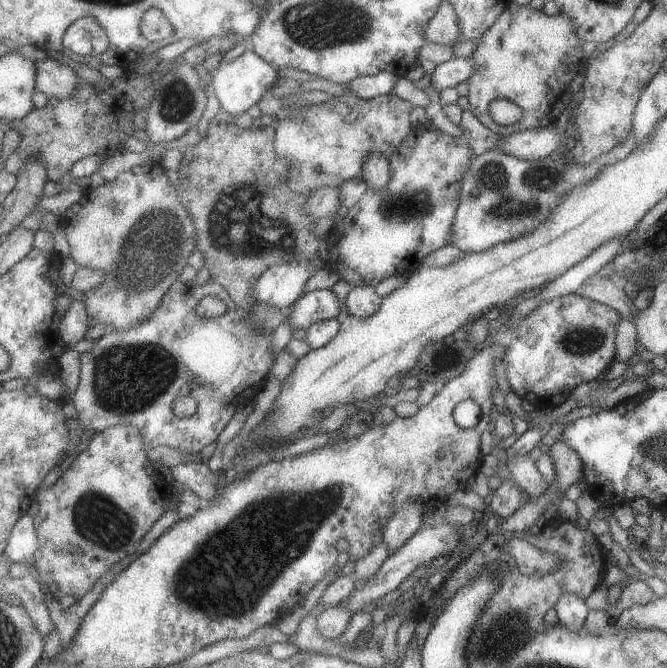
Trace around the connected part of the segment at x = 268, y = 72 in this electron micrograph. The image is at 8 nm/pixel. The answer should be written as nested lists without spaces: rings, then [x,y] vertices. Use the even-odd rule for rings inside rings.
[[[247,50],[243,56],[233,62],[219,62],[209,74],[212,76],[214,92],[221,105],[222,113],[229,113],[231,116],[243,114],[253,104],[258,104],[267,90],[271,90],[275,84],[280,83],[277,68],[267,64],[261,56],[257,56],[251,50]]]

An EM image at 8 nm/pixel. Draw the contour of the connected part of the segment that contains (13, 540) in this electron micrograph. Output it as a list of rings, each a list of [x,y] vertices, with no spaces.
[[[25,514],[13,529],[9,544],[5,548],[5,558],[9,563],[35,563],[35,552],[39,550],[39,539],[36,533],[34,517]]]

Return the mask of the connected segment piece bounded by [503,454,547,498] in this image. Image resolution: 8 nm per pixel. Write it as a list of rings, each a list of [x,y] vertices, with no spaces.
[[[528,454],[507,458],[503,463],[515,484],[531,498],[540,497],[547,488],[547,482],[545,482],[541,474],[539,474],[535,463]]]

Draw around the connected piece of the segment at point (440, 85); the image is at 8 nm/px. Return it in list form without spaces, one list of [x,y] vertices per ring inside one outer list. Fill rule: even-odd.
[[[457,58],[438,65],[432,74],[431,86],[435,86],[439,92],[457,87],[461,82],[468,81],[475,72],[475,58]]]

